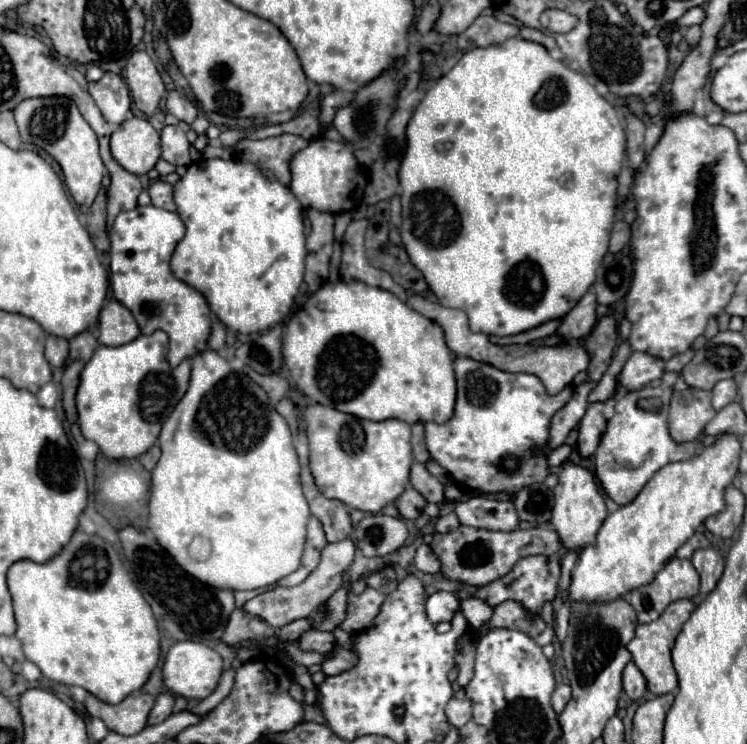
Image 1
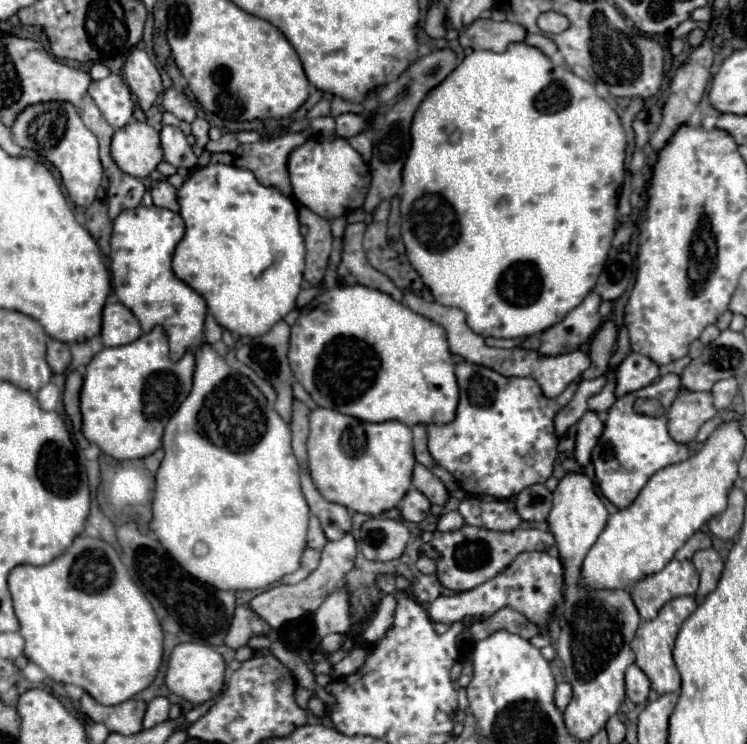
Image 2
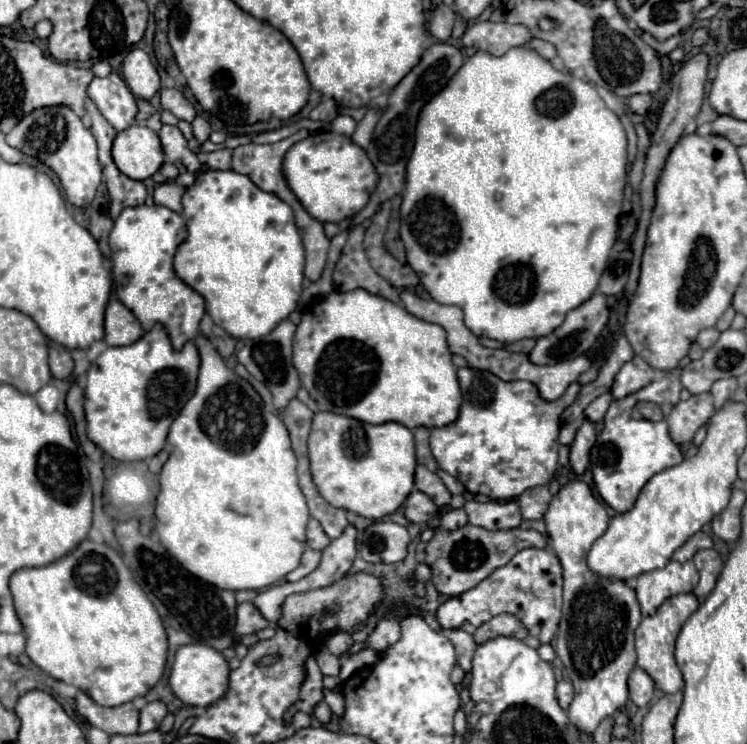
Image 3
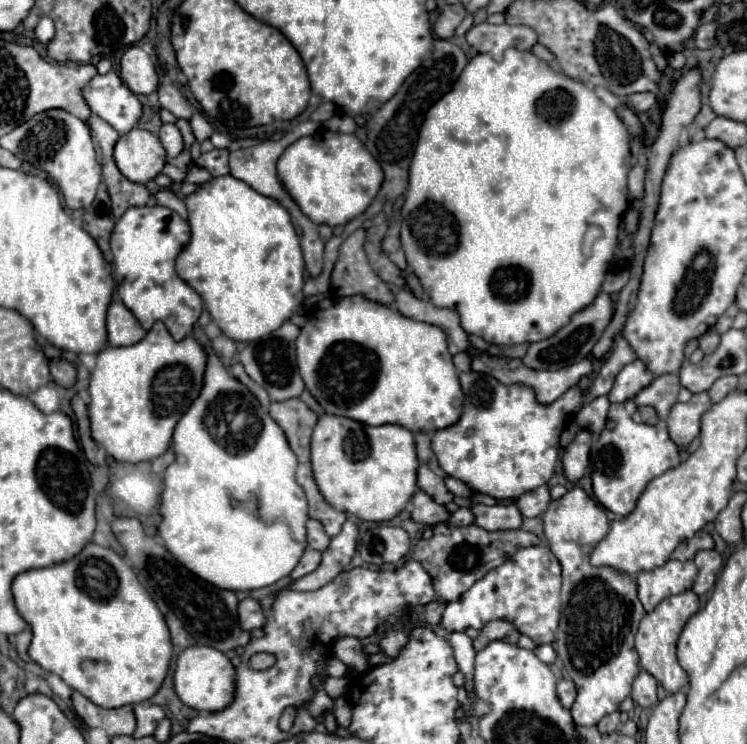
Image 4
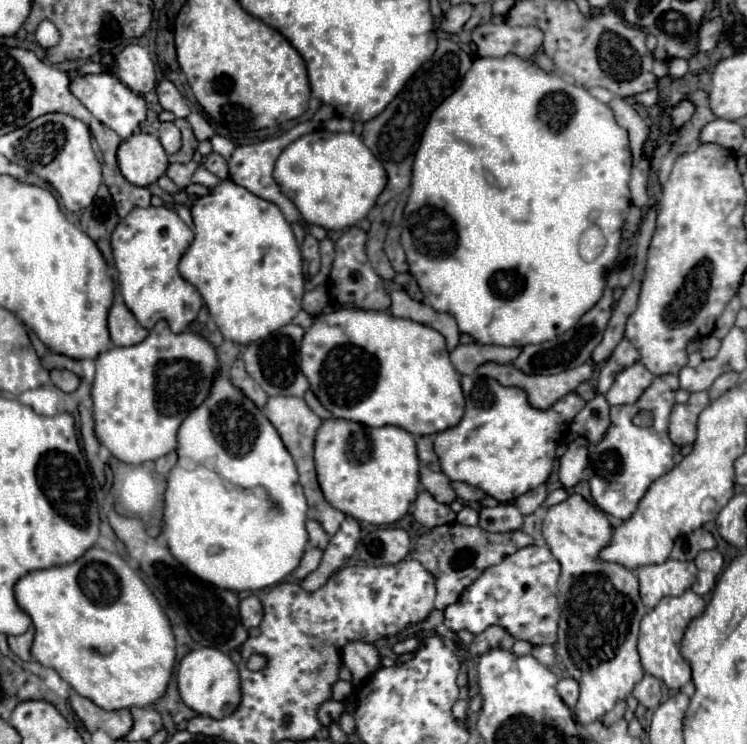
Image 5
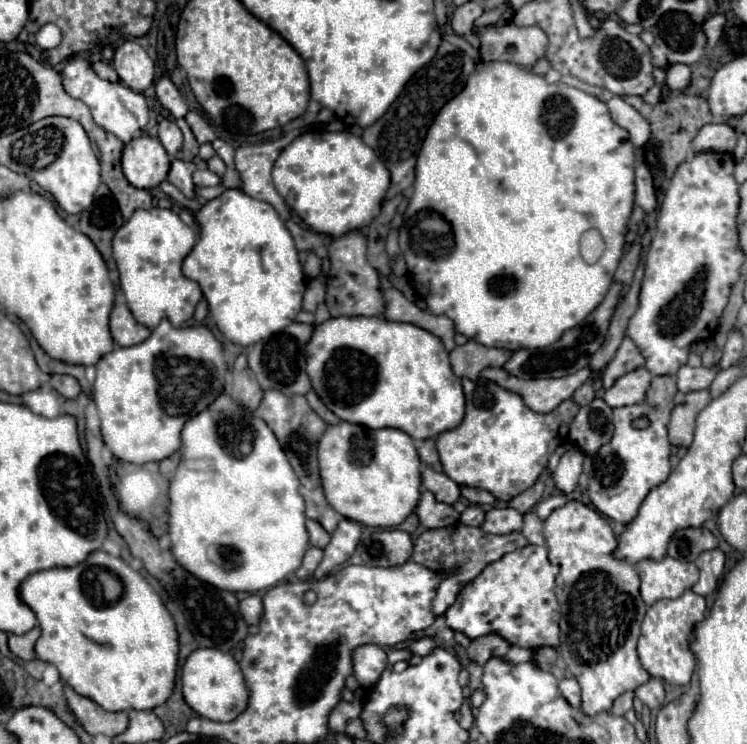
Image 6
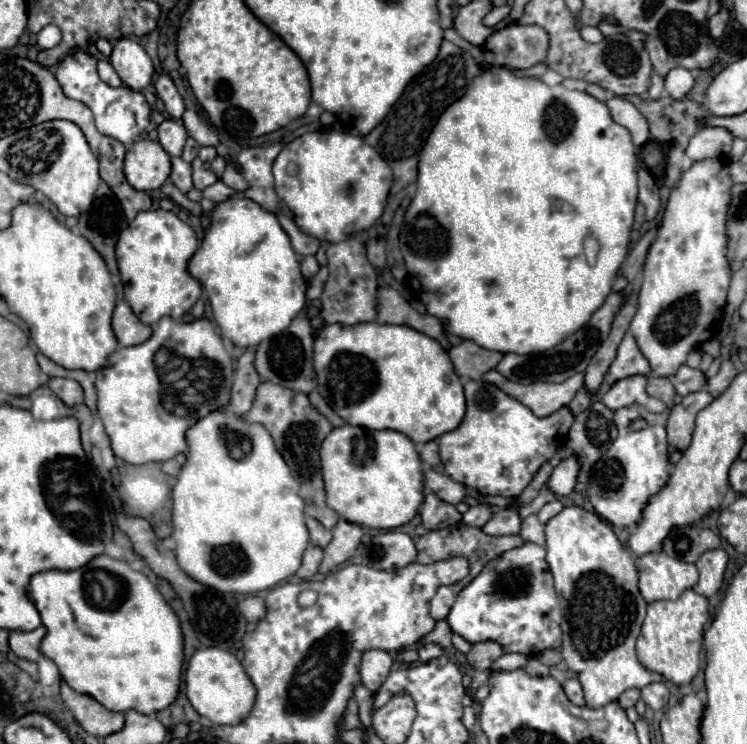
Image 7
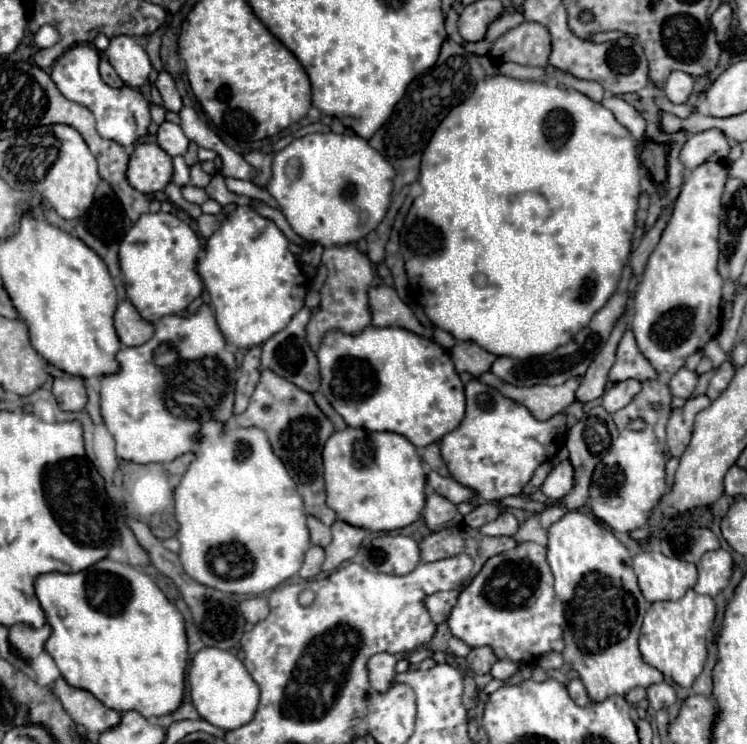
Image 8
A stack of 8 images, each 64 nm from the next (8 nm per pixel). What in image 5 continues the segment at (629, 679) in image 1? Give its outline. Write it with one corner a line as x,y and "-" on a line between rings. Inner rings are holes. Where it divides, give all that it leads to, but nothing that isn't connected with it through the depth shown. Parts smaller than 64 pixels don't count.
644,674
644,678
636,684
634,688
634,696
638,698
638,702
646,708
658,708
660,702
662,702
662,690
660,690
662,682
650,674

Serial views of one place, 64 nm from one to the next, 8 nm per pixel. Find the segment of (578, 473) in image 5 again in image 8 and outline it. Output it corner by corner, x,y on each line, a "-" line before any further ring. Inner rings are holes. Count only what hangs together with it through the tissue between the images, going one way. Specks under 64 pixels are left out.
564,460
552,468
552,472
542,484
542,492
550,500
558,500
572,490
572,484
574,484
574,470
572,470
572,464

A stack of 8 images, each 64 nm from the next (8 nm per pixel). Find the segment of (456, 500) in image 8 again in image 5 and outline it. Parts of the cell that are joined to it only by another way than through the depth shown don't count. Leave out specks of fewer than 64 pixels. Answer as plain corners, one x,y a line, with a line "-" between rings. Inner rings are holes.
422,466
420,484
422,484
424,490
428,490
442,504
452,504
456,500
456,492
452,488
452,482
442,472
434,472
428,466

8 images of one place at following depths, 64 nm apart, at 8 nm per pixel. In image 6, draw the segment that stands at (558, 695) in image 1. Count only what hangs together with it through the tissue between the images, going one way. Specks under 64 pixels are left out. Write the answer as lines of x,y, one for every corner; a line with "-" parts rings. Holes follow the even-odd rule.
564,678
560,682
560,692
574,708
580,708
580,684
574,678

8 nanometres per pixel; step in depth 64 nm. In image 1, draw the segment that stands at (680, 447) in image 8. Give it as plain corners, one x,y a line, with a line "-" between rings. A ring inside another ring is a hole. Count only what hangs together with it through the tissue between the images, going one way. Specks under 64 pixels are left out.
682,378
676,382
668,412
668,430
676,442
692,442
700,436
704,424
716,416
710,400
712,392
690,388

